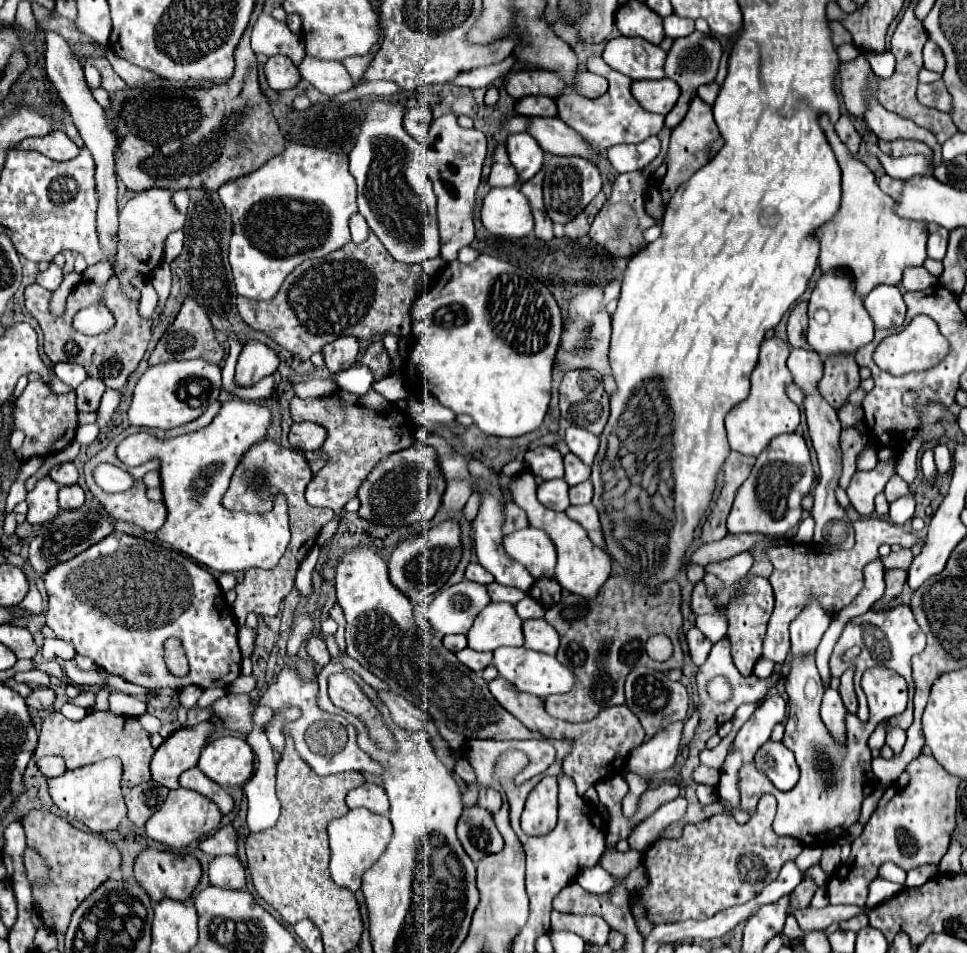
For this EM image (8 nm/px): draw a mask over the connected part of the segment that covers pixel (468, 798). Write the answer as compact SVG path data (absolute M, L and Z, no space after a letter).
M467 784L467 788L465 788L465 790L461 790L461 800L463 800L463 806L465 806L465 808L475 806L475 804L477 804L477 796L479 796L477 786L475 786L475 784Z

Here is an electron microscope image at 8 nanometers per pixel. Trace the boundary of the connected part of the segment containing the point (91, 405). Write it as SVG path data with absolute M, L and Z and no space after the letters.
M87 378L75 388L75 392L77 392L77 410L79 412L95 412L99 408L101 396L105 392L105 384L103 384L103 380Z

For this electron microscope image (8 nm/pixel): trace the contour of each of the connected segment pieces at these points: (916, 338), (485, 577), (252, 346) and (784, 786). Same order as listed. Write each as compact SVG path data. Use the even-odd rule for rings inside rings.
M915 316L907 326L903 326L893 336L887 336L875 350L873 360L875 364L893 374L893 376L905 376L911 372L925 372L929 368L936 367L948 353L948 342L939 332L939 328L929 316Z
M471 562L471 564L467 566L465 578L467 578L467 580L473 580L473 582L479 582L479 584L485 584L485 586L495 580L493 574L487 572L487 570L485 570L481 564L477 564L477 562Z
M247 342L239 354L235 384L253 386L267 374L277 372L279 356L261 342Z
M765 742L755 754L755 764L779 790L791 790L799 780L795 756L783 742Z

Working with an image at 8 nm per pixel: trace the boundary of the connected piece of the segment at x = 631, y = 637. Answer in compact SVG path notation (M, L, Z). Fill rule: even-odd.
M613 576L601 586L601 592L593 600L565 594L553 608L545 612L545 620L561 636L557 660L565 664L577 680L569 694L545 698L545 708L553 718L567 722L587 722L593 720L597 712L623 704L623 682L635 666L651 666L663 672L683 668L683 650L679 644L679 630L683 626L681 586L677 582L667 582L663 588L659 588L657 594L647 594L625 576ZM653 634L667 634L673 642L673 656L663 664L653 662L645 654L645 642Z

